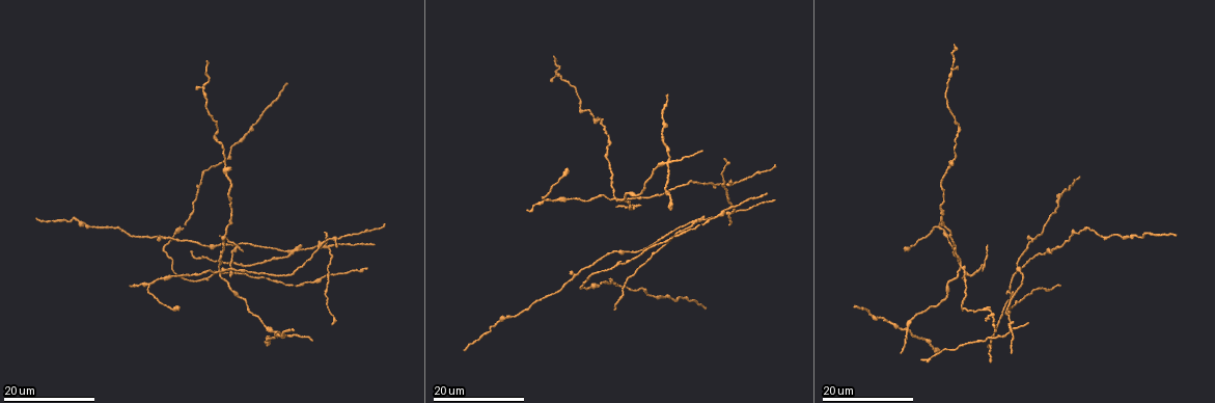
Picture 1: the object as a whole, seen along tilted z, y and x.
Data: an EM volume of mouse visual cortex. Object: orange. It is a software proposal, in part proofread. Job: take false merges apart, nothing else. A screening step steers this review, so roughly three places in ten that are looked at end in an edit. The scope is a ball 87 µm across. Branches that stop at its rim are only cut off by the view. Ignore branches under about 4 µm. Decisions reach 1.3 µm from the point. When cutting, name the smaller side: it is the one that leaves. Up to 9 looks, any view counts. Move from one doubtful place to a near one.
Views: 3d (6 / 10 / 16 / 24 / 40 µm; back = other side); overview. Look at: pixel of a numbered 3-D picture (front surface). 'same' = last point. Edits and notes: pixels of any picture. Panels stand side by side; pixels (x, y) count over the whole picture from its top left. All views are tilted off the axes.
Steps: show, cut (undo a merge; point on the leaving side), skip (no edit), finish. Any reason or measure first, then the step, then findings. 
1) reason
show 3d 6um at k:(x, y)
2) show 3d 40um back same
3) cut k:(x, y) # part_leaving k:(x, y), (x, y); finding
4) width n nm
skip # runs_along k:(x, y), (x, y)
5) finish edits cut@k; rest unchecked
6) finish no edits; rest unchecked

four-way junction
show 3d 16um at 1:(729, 211)

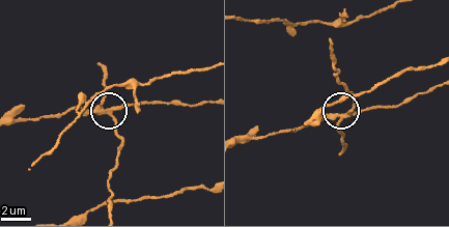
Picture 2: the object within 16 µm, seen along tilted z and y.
show 3d 6um at 2:(107, 110)

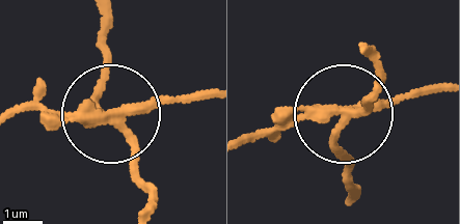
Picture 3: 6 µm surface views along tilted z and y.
arms 4
cut 3:(98, 80) # part_leaving 3:(116, 121), (155, 210); two neurons meet here

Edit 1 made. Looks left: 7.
sudden change in width
show 3d 24um at 1:(288, 276)

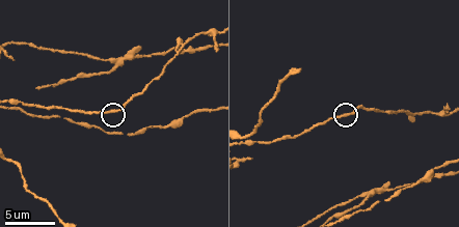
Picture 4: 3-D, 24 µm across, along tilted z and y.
show 3d 10um at 4:(346, 113)

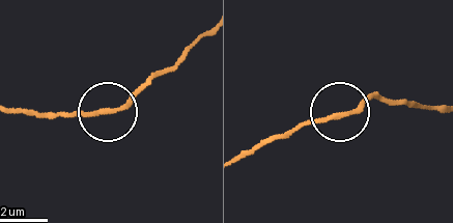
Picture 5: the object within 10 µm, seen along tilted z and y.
zoom in
show 3d 6um at 5:(115, 110)

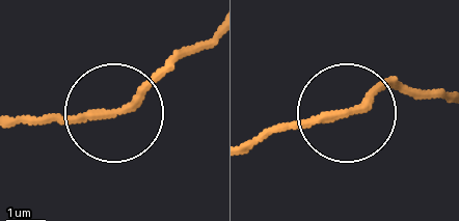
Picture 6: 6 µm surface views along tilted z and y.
skip # continuous, no second neuron

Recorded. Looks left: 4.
a fork
show 3d 16um at 1:(336, 239)

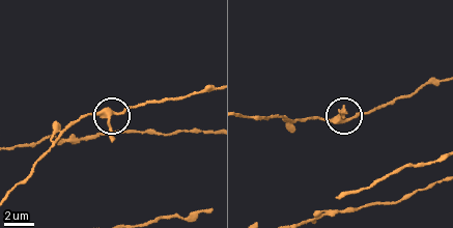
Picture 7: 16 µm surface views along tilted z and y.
closer look
show 3d 10um at 7:(116, 112)

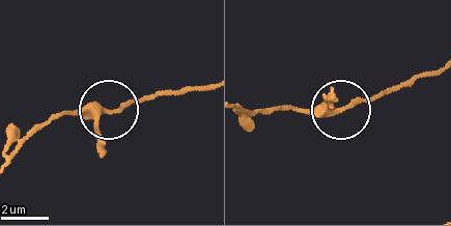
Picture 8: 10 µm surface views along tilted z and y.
skip # one neuron here

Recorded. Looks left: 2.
four arms meet
show 3d 24um at 1:(668, 166)

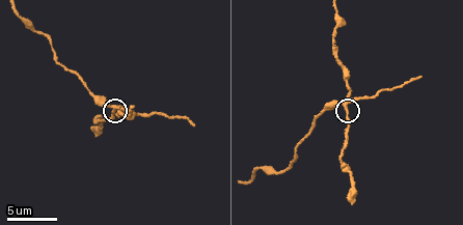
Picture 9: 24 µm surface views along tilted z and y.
show 3d 10um at 9:(345, 107)

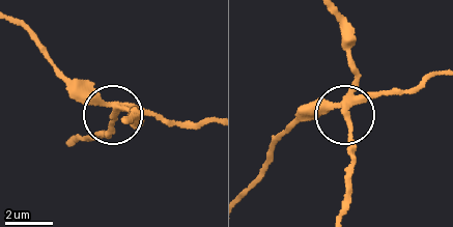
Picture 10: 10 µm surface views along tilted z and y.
width 250 nm
cut 10:(113, 122) # part_leaving 10:(348, 100), (350, 40), (338, 19); a second neuron is stuck on

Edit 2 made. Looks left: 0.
finish edits cut@3, cut@10; rest unchecked

